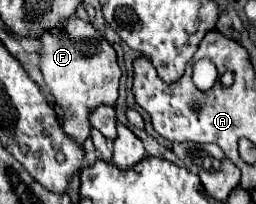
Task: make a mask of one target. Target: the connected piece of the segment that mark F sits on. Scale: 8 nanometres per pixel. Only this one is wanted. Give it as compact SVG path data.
M70 17L66 29L46 33L38 41L42 43L40 69L54 101L64 111L64 131L78 143L84 143L92 131L92 125L88 125L88 113L100 105L114 105L118 99L120 67L116 63L116 51L94 25L80 17Z

